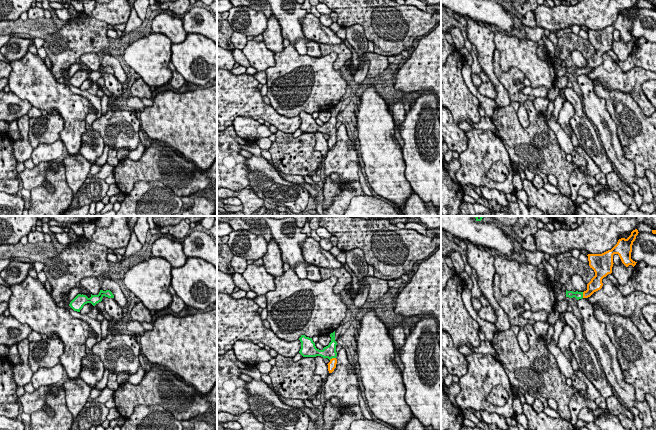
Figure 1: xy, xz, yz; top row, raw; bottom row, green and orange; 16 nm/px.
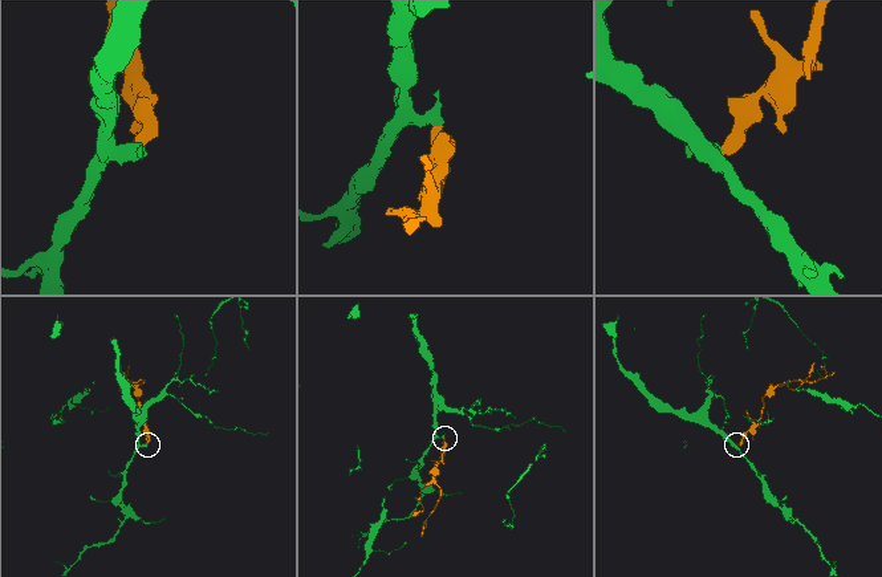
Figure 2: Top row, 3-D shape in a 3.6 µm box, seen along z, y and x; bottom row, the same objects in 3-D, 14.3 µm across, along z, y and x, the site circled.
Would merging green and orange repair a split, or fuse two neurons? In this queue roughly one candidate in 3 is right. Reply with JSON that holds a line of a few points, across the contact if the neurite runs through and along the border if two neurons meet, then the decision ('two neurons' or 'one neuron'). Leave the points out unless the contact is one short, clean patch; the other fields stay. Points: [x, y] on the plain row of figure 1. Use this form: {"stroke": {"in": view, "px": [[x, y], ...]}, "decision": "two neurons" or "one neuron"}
{"stroke": {"in": "xz", "px": [[329, 127], [332, 133], [332, 140]]}, "decision": "one neuron"}

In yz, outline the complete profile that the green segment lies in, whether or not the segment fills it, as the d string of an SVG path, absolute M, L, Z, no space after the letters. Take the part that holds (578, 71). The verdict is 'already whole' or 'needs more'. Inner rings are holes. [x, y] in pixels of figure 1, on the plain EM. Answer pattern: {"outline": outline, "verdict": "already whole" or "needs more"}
{"outline": "M635 5L631 8L631 11L625 15L621 14L618 16L617 20L611 25L602 30L588 30L589 42L595 48L595 52L587 60L587 66L584 68L573 68L566 66L566 73L573 74L577 76L582 74L590 73L594 68L600 66L603 62L602 55L608 50L612 49L613 43L613 31L618 30L622 39L628 43L632 41L633 43L637 38L631 35L632 21L638 11L638 6Z", "verdict": "needs more"}

